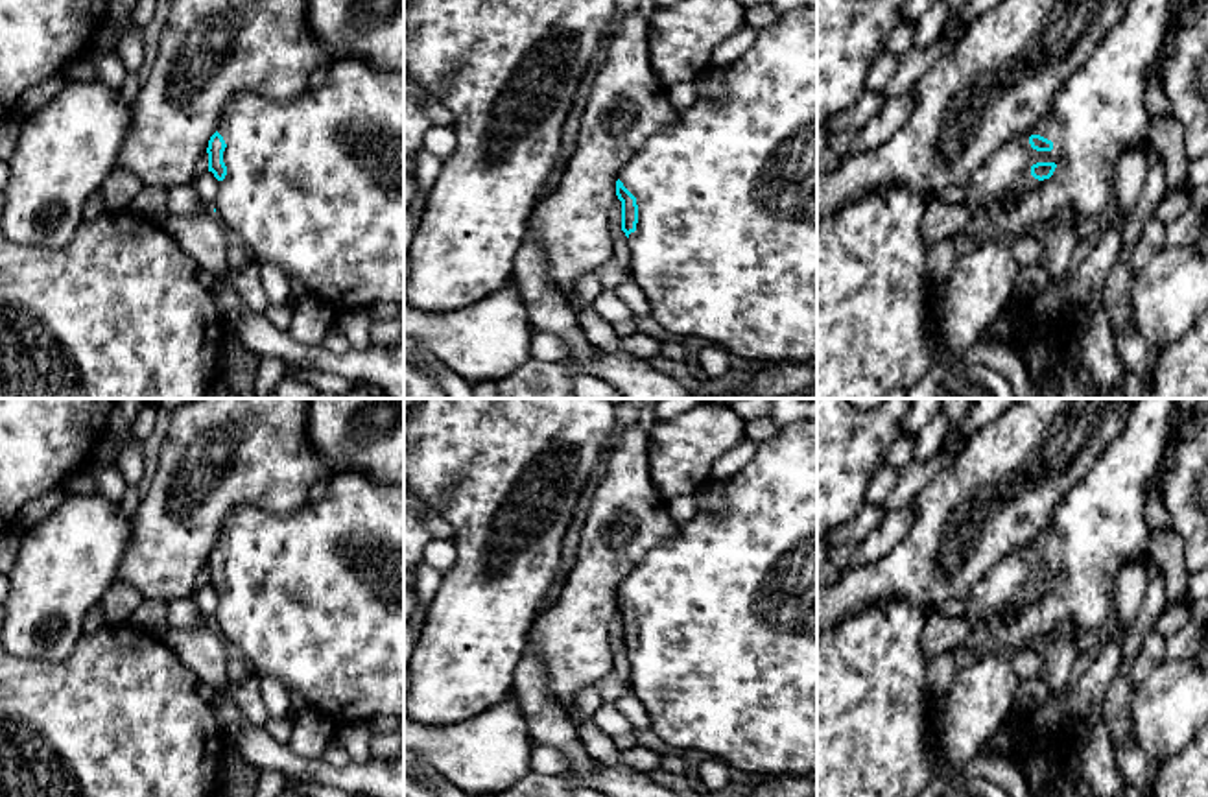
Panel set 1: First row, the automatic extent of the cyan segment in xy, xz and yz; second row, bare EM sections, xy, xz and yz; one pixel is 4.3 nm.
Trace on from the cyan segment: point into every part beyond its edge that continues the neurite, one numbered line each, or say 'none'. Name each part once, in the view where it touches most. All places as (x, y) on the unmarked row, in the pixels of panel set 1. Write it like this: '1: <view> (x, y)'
1: yz (1100, 526)

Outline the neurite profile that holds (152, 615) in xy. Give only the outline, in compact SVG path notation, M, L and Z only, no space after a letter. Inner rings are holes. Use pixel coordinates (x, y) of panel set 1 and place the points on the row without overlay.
M144 598L138 609L131 614L129 624L153 636L164 638L170 629L168 603Z

